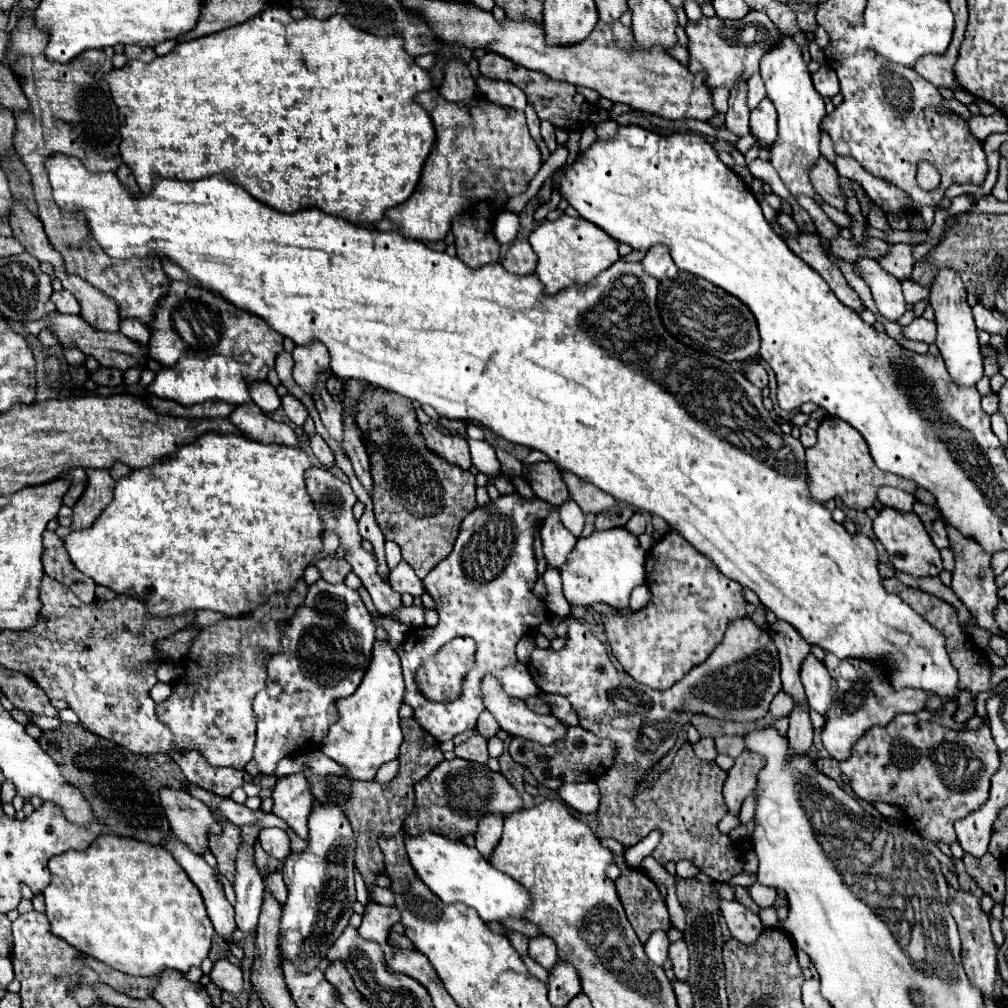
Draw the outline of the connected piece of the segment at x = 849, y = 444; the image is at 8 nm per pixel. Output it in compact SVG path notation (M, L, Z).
M824 418L820 422L818 444L806 450L806 468L810 476L808 484L810 484L812 498L822 504L840 496L846 506L854 510L866 510L876 502L876 490L880 486L894 486L910 494L914 494L916 490L916 484L912 480L906 480L876 468L864 438L858 434L858 430L854 430L848 422L840 418Z

